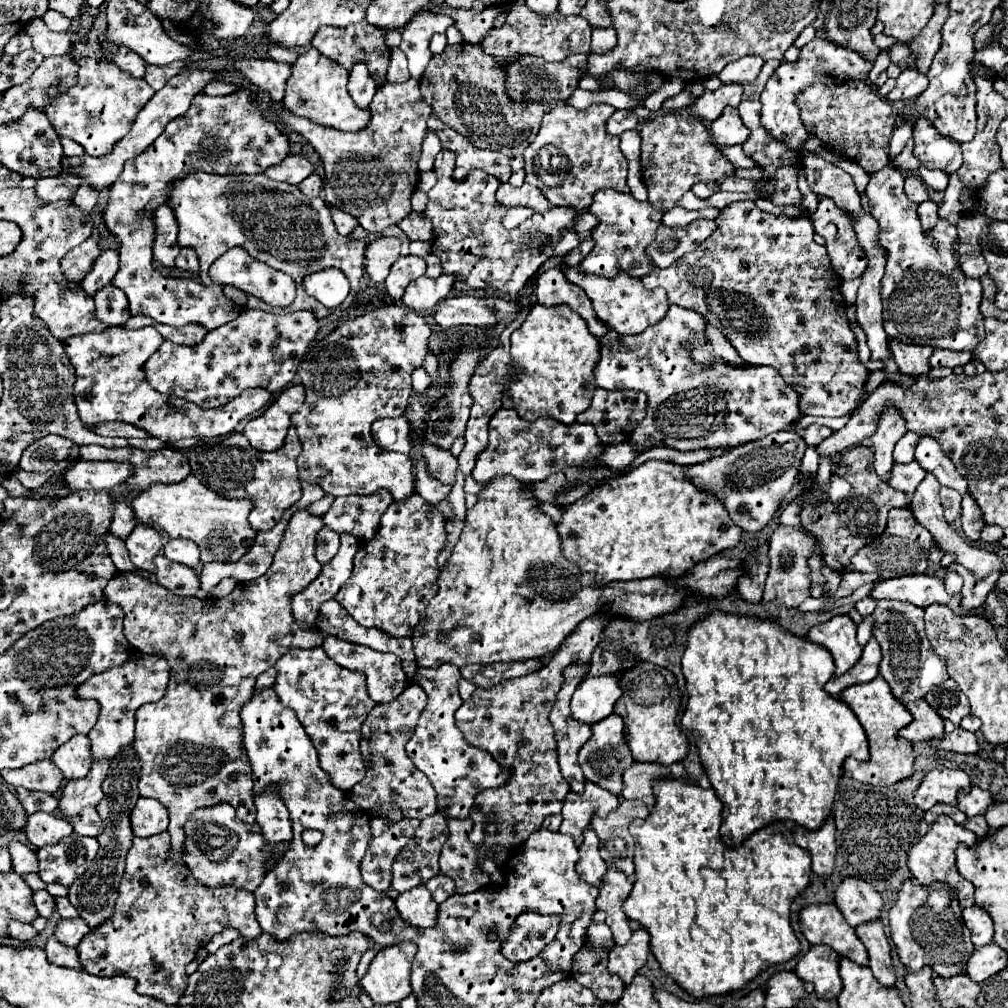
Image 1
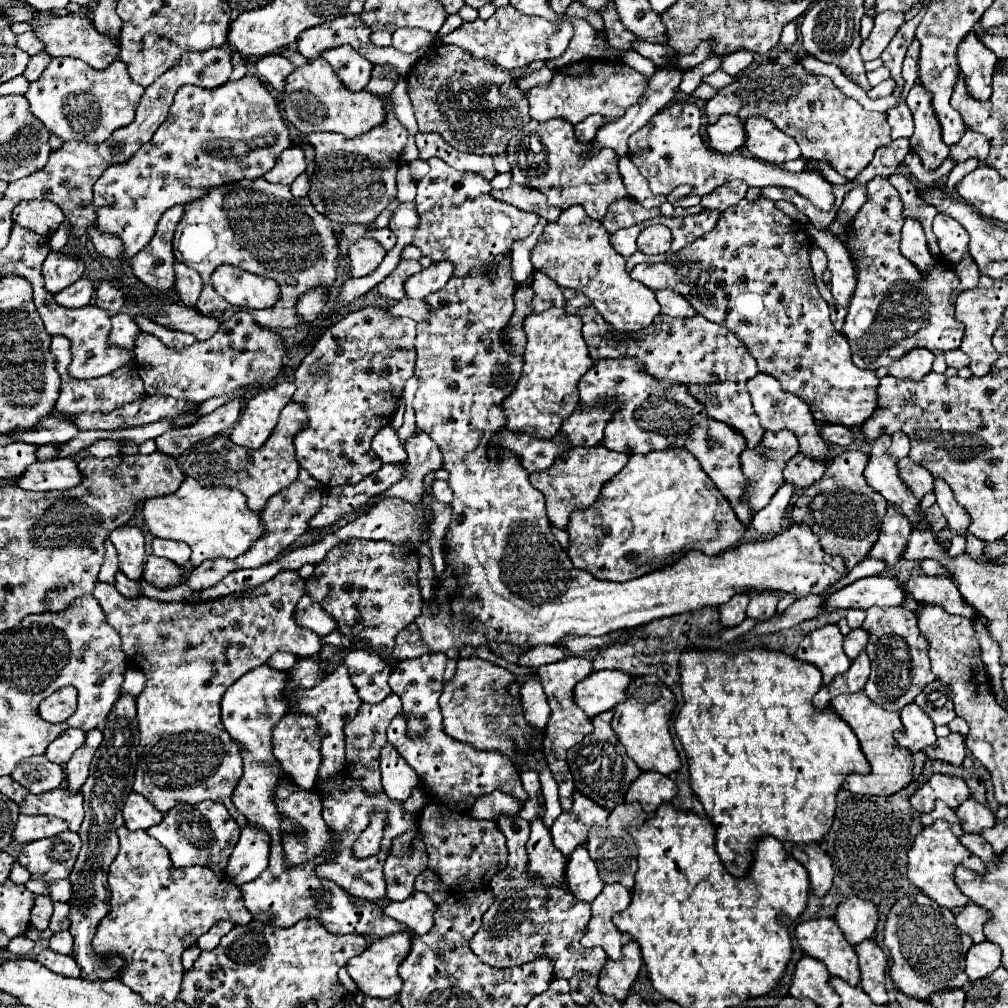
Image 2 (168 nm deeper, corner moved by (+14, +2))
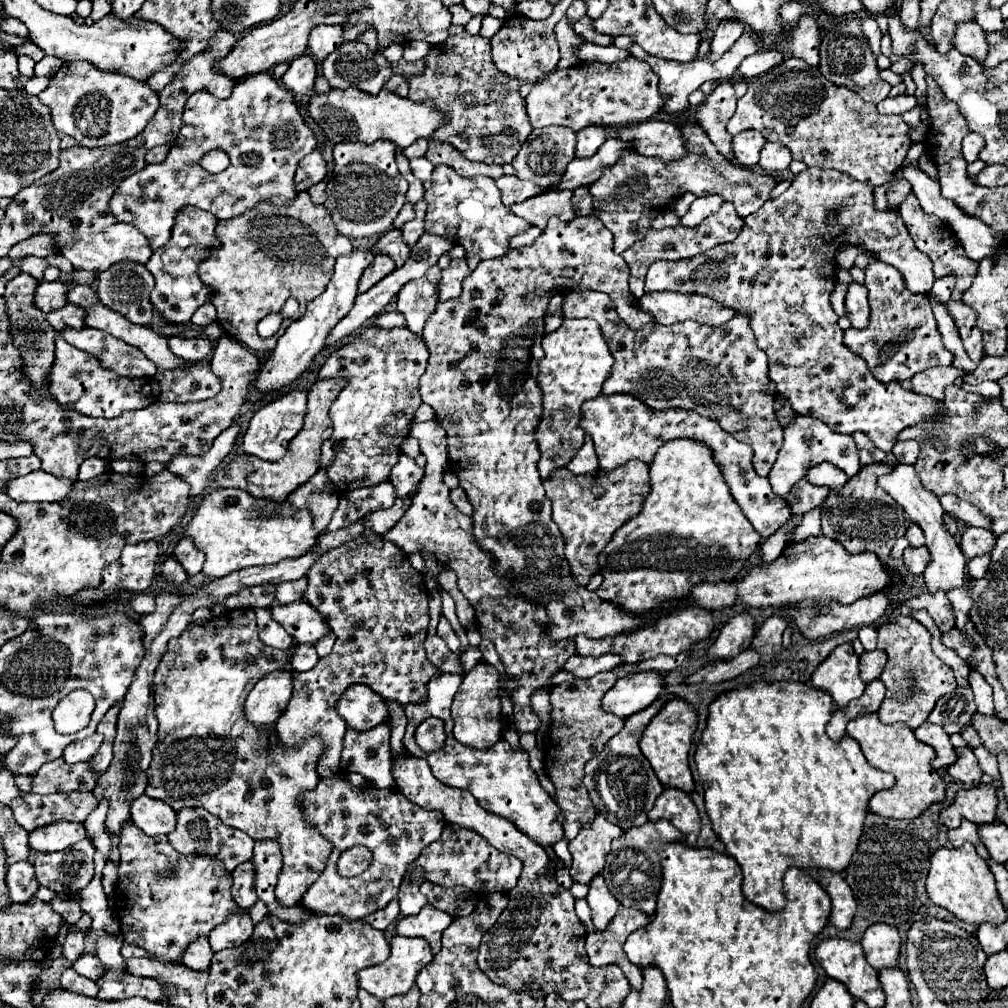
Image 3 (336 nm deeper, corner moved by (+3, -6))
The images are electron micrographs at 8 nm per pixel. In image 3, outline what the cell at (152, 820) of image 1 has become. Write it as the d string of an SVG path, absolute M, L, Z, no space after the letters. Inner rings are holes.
M140 796L132 804L132 822L148 836L168 836L176 828L176 812L150 796Z

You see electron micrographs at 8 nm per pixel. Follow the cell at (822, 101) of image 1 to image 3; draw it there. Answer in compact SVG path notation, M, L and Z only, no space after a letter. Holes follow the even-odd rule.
M788 58L752 80L728 122L728 134L734 136L748 128L758 130L770 142L788 146L794 160L808 166L834 168L872 186L892 180L892 172L904 164L912 144L908 126L900 116L882 116L876 104L864 102L846 86L832 84L818 68L808 66L800 58Z

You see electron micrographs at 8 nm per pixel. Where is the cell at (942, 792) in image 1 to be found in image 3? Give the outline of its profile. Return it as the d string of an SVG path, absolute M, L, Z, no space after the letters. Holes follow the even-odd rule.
M982 784L970 790L958 790L954 802L940 812L940 822L946 828L956 828L966 818L974 824L992 822L996 818L996 790L990 784Z

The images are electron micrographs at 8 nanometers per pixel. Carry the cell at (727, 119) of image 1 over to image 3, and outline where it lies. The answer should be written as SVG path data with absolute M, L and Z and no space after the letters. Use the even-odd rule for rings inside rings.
M746 130L746 132L736 134L732 138L732 150L734 150L734 158L738 160L738 164L742 166L758 164L758 154L764 142L766 138L756 130Z

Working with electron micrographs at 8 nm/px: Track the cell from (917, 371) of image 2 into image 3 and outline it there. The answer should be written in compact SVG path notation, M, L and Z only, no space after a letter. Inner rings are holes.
M932 366L926 368L922 372L918 372L916 376L912 376L912 390L924 396L930 396L934 400L942 400L944 398L944 388L950 386L956 378L962 376L962 370L954 368L954 366Z

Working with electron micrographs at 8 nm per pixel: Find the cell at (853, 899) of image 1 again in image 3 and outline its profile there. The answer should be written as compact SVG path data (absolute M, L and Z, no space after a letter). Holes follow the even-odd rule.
M872 924L866 928L860 944L872 968L880 970L880 968L896 966L900 954L900 934L896 926Z

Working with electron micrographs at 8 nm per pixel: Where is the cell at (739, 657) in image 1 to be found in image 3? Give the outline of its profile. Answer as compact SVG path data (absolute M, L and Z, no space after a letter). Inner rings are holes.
M786 680L786 682L756 682L750 686L736 686L734 690L722 692L720 696L714 698L714 702L708 706L708 722L706 728L702 732L702 740L696 748L694 760L698 766L698 774L700 780L704 784L704 800L706 800L706 812L712 820L712 828L718 834L718 838L724 842L726 852L734 856L734 860L740 864L742 874L744 874L744 882L742 882L742 894L766 908L766 910L780 910L784 906L784 892L782 892L782 876L786 872L788 866L796 866L796 868L828 868L834 872L840 872L848 866L854 850L856 850L856 840L860 836L860 828L864 824L864 812L868 812L868 800L884 788L892 788L892 784L896 782L892 774L882 772L878 768L872 768L870 762L866 760L866 756L862 754L860 744L856 744L856 740L852 740L850 736L844 736L840 742L834 742L826 736L824 726L828 724L830 716L832 716L834 704L828 692L818 690L814 686L808 686L806 682L794 682L794 680Z

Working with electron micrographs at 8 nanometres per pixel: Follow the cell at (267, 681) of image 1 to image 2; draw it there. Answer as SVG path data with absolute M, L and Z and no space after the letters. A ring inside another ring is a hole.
M275 652L275 654L269 658L267 664L269 664L271 668L275 668L275 670L289 672L295 662L297 662L297 656L295 656L295 654L289 654L289 652Z

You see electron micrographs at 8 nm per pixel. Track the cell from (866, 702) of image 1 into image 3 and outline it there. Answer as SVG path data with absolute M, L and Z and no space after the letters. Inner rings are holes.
M870 712L850 720L846 730L848 736L852 736L860 744L866 760L872 766L896 776L896 784L890 790L880 790L870 798L872 812L888 818L912 820L920 816L920 812L924 812L932 802L944 800L944 780L930 766L930 762L934 760L934 750L928 744L918 742L914 738L914 732L906 724L884 724L880 722L878 712Z

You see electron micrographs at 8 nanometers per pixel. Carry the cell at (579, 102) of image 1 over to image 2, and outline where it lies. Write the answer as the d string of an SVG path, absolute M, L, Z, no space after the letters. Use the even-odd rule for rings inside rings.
M433 42L427 52L417 60L407 76L407 94L415 108L415 118L419 124L419 132L437 132L441 134L453 148L461 152L473 154L503 154L507 150L507 142L531 120L529 104L525 102L525 92L517 88L509 72L499 70L489 60L477 60L465 52L465 48L455 44Z

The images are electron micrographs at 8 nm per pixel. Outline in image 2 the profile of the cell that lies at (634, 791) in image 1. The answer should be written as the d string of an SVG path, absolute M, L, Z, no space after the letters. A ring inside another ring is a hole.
M643 772L629 788L625 802L627 804L639 802L643 810L649 816L653 816L653 812L657 812L661 804L673 802L675 796L677 796L677 784L673 782L673 778L657 772Z

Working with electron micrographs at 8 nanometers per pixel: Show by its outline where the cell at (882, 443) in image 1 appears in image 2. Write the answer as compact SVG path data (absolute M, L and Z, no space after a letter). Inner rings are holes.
M885 434L875 440L871 448L869 464L865 468L865 478L869 486L875 488L875 492L879 492L887 502L891 502L909 518L913 528L925 528L927 522L923 514L917 512L919 500L913 496L913 492L909 492L907 484L901 480L897 460L891 460L891 456L887 456L889 444L891 438Z

